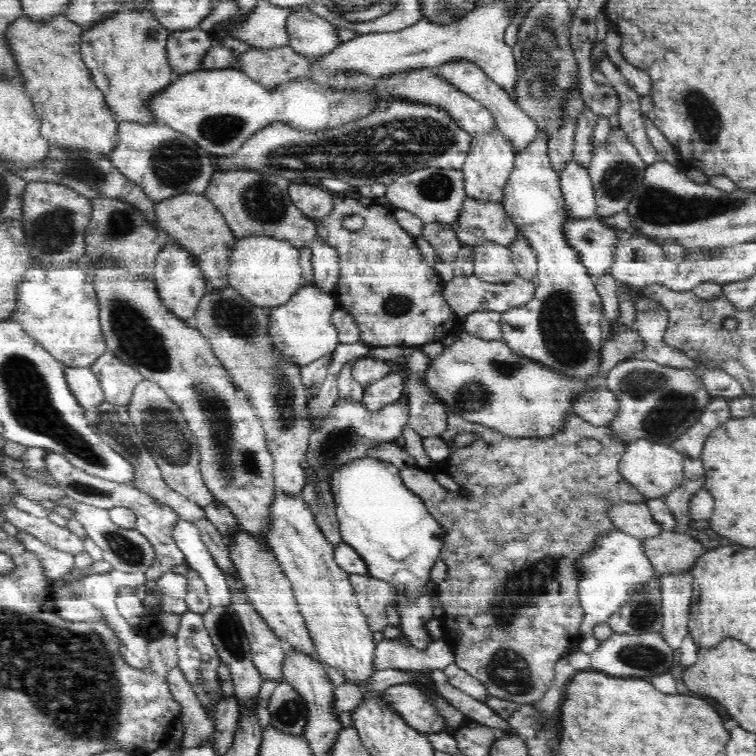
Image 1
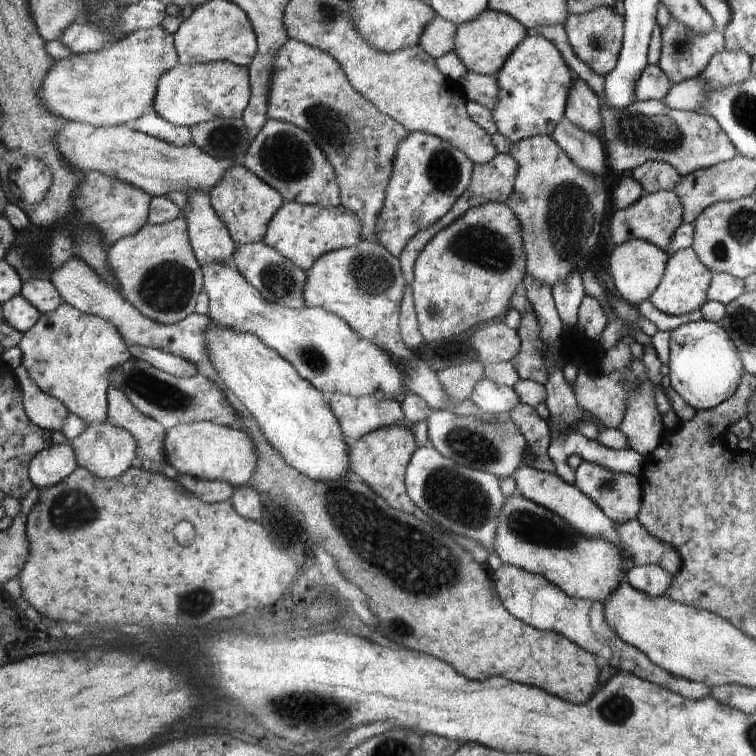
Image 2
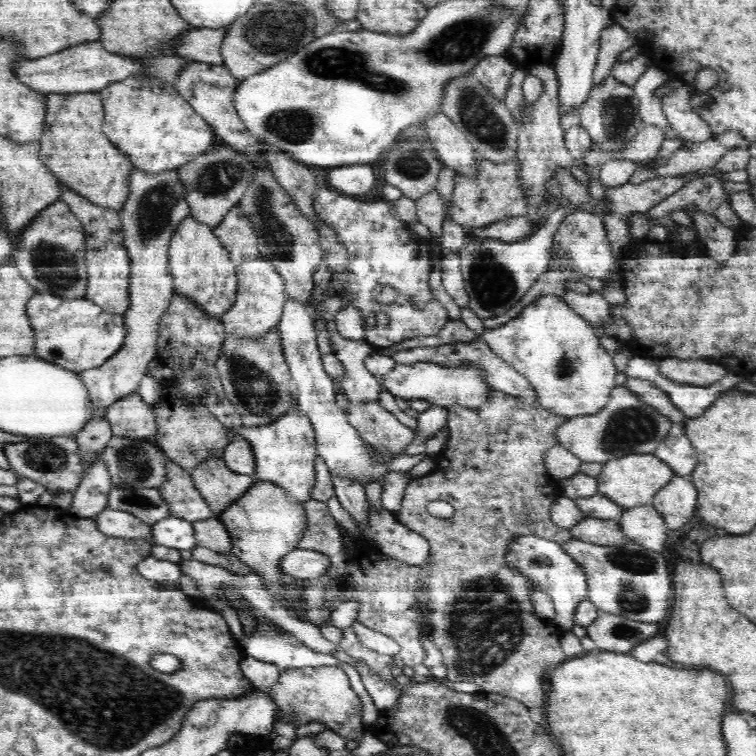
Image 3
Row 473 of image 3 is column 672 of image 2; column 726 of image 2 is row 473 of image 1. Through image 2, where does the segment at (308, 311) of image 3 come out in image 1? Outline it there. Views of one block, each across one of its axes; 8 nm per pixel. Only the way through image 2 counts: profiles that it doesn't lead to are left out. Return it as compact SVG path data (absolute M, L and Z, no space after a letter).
M374 456L354 458L330 476L330 490L343 542L360 554L368 574L388 582L405 598L425 596L425 587L439 560L445 535L424 501L406 488L400 468Z

